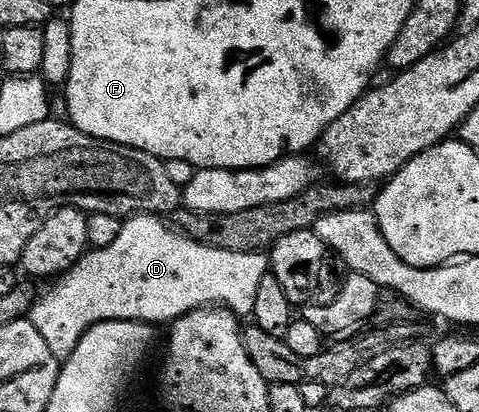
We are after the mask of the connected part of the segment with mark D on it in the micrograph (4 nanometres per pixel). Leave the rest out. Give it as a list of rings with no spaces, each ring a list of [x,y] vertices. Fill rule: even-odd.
[[[129,216],[123,221],[121,234],[114,244],[105,248],[92,248],[85,252],[78,263],[55,281],[49,292],[41,291],[32,306],[30,319],[38,334],[46,338],[50,354],[60,361],[70,358],[78,342],[95,324],[111,320],[141,320],[144,324],[159,326],[175,322],[180,316],[195,308],[223,306],[232,309],[241,318],[251,317],[258,286],[270,271],[270,260],[265,253],[238,254],[230,250],[218,250],[214,246],[191,240],[175,227],[164,225],[159,216]]]

